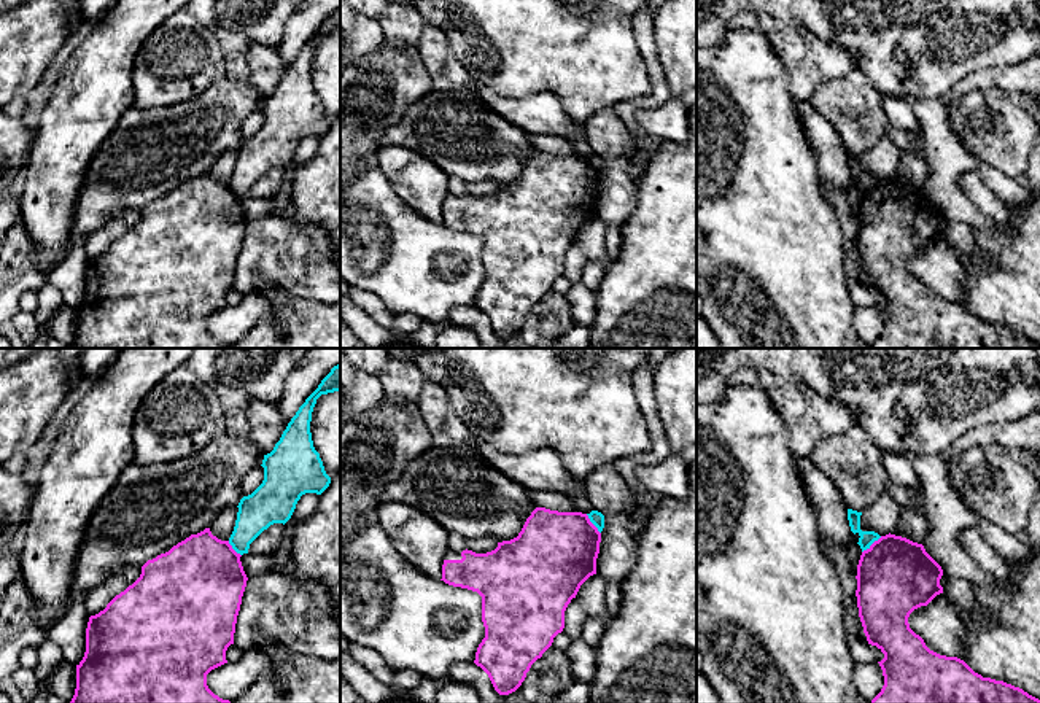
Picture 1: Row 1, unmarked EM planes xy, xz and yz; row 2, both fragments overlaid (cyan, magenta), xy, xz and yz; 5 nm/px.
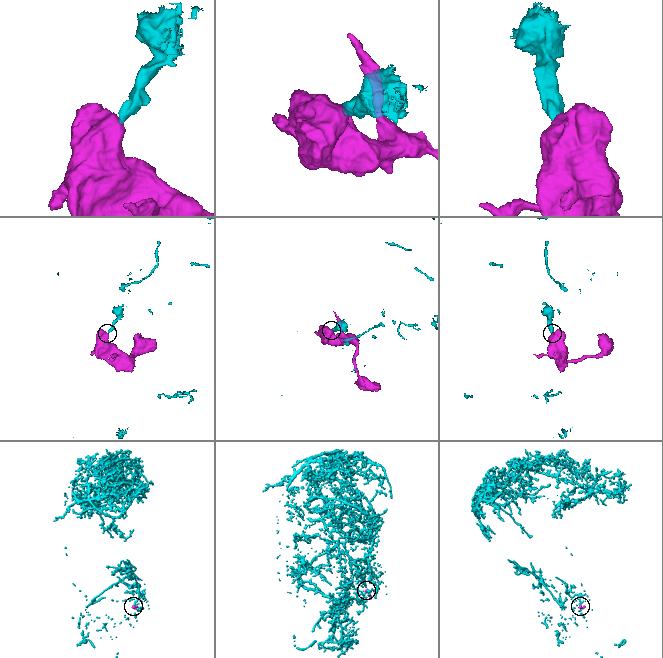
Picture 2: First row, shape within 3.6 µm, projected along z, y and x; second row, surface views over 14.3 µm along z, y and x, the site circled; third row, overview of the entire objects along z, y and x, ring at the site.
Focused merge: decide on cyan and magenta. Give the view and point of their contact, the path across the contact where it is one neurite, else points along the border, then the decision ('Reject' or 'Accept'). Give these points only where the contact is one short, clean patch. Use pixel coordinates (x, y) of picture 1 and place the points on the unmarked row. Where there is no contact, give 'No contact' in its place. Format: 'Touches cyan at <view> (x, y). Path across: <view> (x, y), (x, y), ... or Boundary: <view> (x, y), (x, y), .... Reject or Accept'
Touches cyan at yz (872, 186). Boundary: yz (881, 180), (862, 196). Reject

